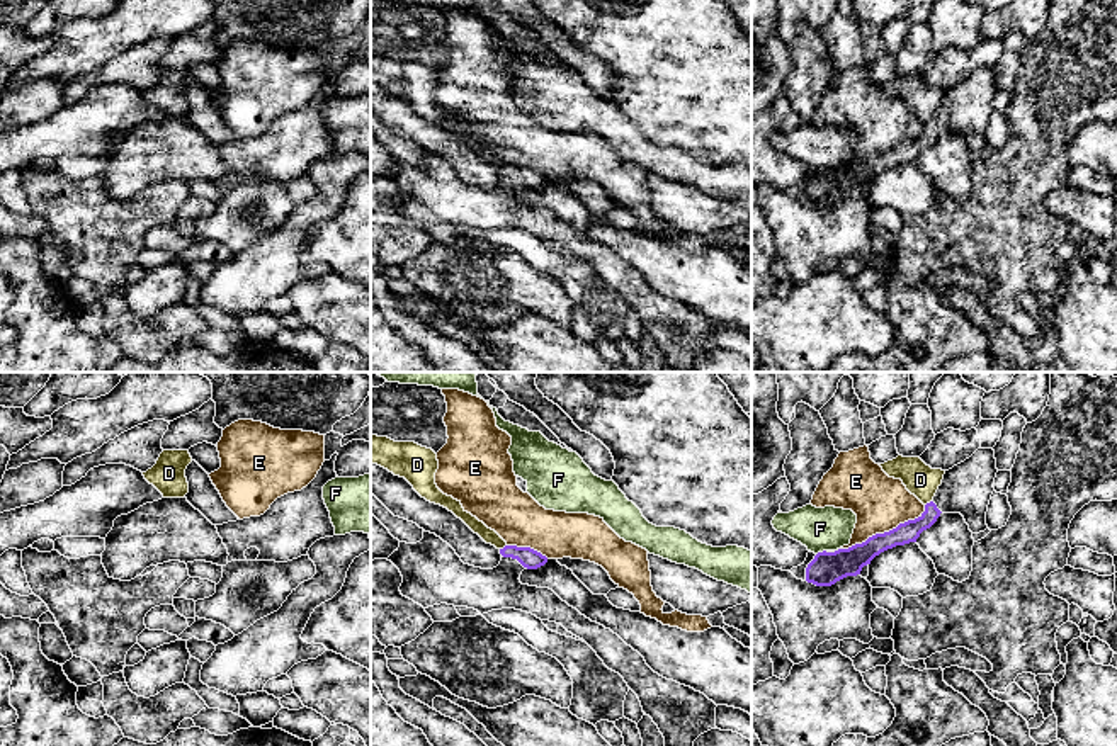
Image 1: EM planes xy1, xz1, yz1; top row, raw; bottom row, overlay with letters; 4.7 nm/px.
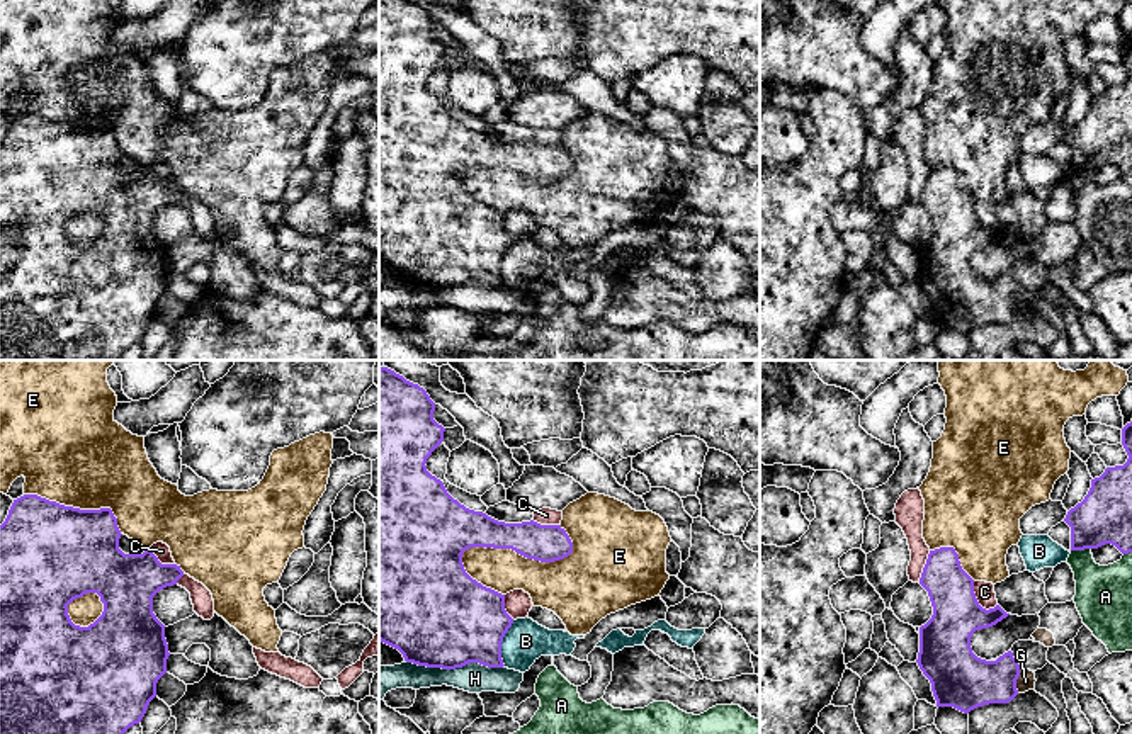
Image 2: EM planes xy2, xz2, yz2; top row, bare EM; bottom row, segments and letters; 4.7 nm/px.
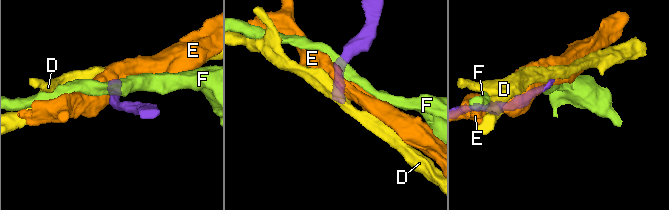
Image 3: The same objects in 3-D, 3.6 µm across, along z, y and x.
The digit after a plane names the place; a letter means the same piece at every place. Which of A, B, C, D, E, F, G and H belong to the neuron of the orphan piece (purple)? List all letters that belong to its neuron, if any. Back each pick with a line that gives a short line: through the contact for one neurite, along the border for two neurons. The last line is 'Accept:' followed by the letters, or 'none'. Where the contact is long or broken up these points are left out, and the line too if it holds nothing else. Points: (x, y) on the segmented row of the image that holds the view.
Accept: none

